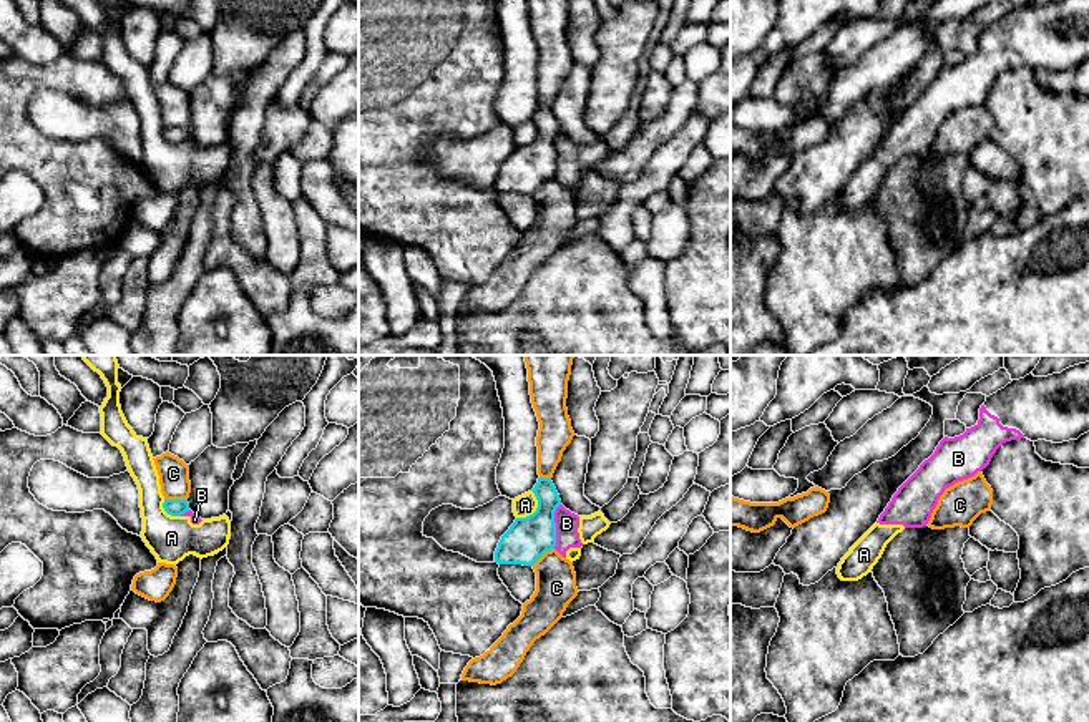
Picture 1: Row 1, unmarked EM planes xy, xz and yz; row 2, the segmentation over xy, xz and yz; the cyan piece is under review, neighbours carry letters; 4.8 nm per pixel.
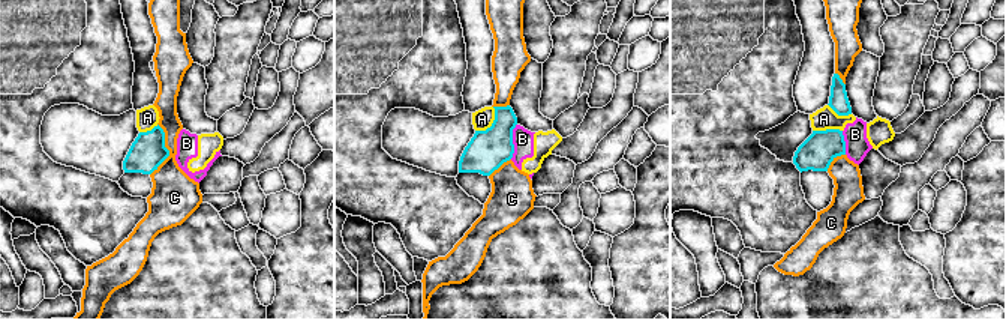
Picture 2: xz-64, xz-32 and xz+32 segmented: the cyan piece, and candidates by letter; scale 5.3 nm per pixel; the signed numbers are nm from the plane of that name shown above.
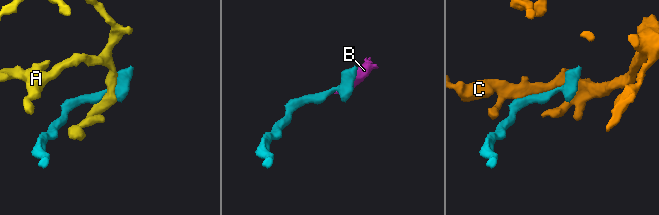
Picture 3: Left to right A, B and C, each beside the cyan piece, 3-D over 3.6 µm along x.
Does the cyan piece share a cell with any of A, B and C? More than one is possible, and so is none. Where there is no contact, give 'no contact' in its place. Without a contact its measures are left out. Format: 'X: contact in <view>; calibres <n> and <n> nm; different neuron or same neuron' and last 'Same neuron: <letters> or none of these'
A: contact in xz; calibres 220 and 110 nm; different neuron
B: contact in xz; calibres 220 and 110 nm; different neuron
C: contact in xy; calibres 80 and 140 nm; different neuron
Same neuron: none of these

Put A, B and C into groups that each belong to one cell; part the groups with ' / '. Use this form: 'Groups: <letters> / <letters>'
Groups: A B / C

